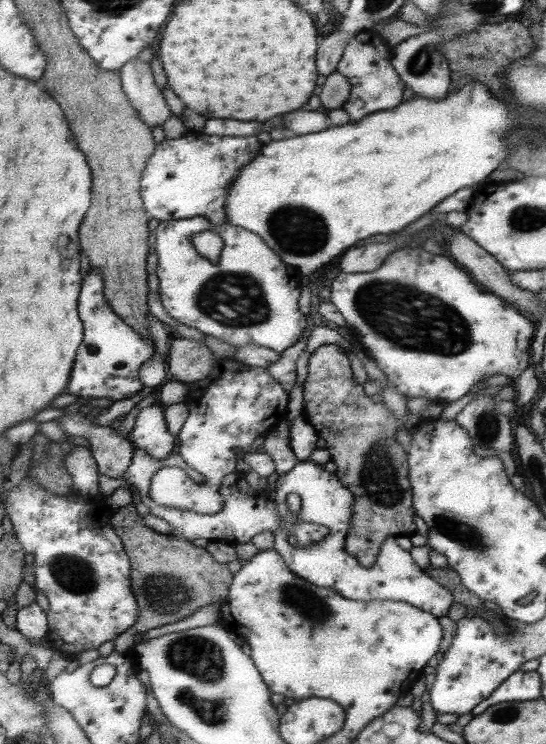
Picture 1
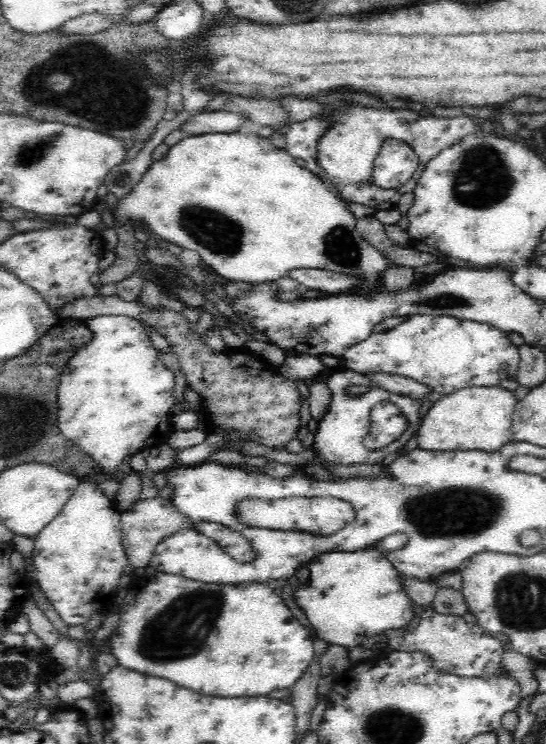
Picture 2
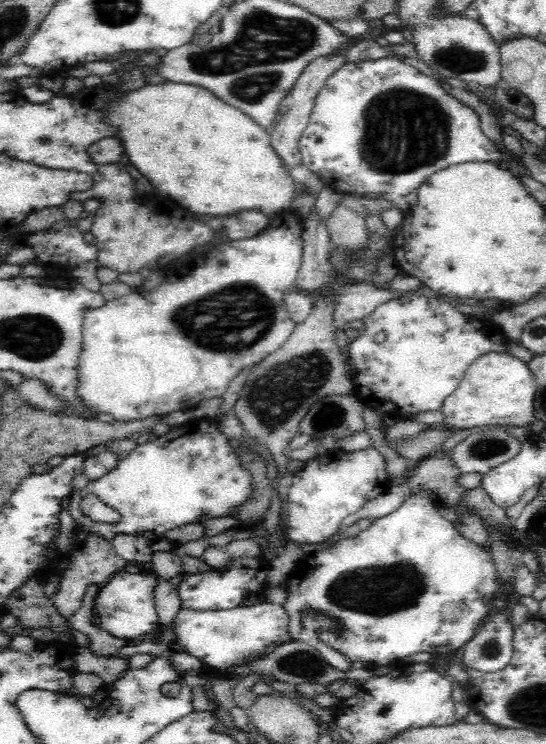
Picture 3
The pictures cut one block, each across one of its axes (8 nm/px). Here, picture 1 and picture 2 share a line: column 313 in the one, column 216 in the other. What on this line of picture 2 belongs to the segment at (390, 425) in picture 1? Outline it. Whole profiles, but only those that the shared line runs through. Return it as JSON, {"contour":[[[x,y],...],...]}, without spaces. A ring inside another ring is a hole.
{"contour":[[[117,296],[84,298],[64,306],[60,318],[72,317],[80,322],[89,316],[101,314],[126,314],[133,320],[139,317],[166,338],[173,353],[180,359],[187,383],[203,398],[202,404],[207,408],[209,426],[234,427],[240,429],[242,435],[258,433],[258,443],[274,448],[283,448],[292,438],[296,438],[300,420],[298,387],[296,383],[274,374],[272,367],[252,359],[241,348],[232,353],[214,354],[202,343],[199,335],[192,331],[193,324],[180,311],[166,308],[147,310],[138,300],[127,302]]]}

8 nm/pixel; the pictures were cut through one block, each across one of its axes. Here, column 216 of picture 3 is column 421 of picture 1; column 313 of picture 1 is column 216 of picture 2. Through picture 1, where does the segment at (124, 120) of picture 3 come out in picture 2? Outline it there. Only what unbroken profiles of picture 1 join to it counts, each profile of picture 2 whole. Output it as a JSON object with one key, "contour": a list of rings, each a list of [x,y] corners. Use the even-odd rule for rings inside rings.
{"contour":[[[190,134],[169,150],[165,159],[154,161],[148,170],[142,175],[140,181],[134,185],[132,190],[122,198],[117,198],[118,202],[110,209],[110,215],[114,219],[113,228],[123,230],[130,228],[131,230],[140,229],[140,224],[144,224],[150,233],[157,240],[166,241],[167,244],[173,243],[182,247],[182,249],[193,250],[200,256],[200,261],[204,262],[214,270],[214,274],[218,276],[226,276],[228,280],[238,280],[245,283],[248,282],[264,282],[264,280],[277,280],[286,282],[290,272],[298,269],[328,269],[331,271],[346,272],[347,274],[360,274],[365,276],[365,282],[357,288],[358,292],[372,292],[381,285],[381,274],[384,269],[390,266],[390,262],[382,254],[378,253],[374,248],[370,247],[357,230],[357,219],[354,212],[350,210],[349,201],[340,193],[322,179],[316,172],[312,172],[308,167],[300,162],[300,166],[296,164],[296,160],[292,158],[292,154],[288,149],[278,148],[274,145],[270,138],[262,137],[258,134]]]}

